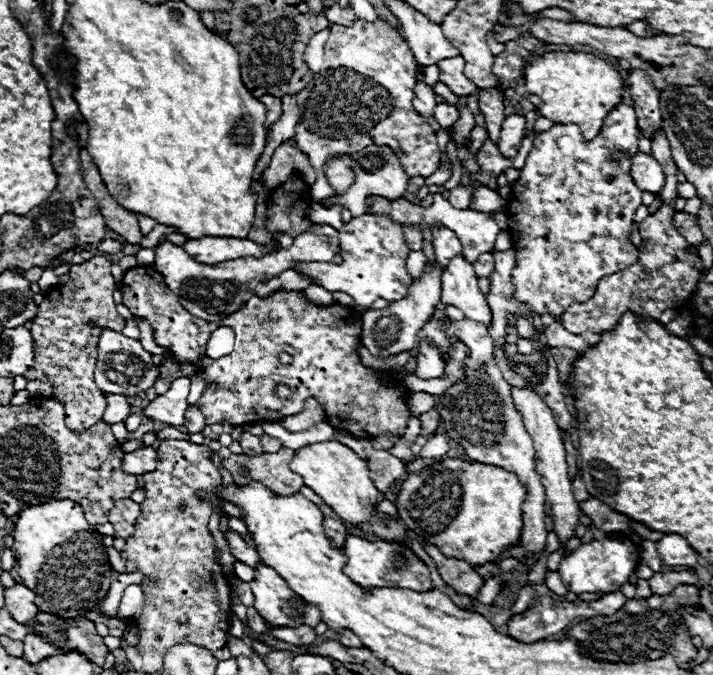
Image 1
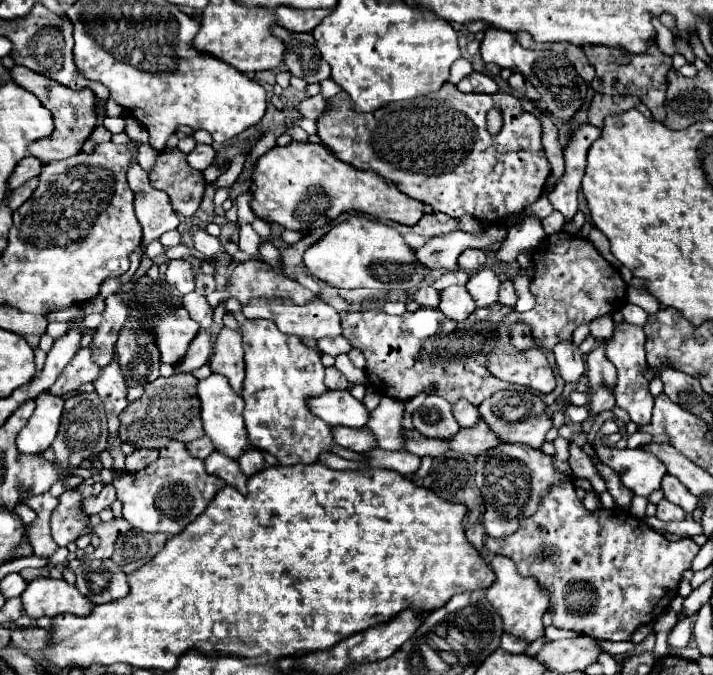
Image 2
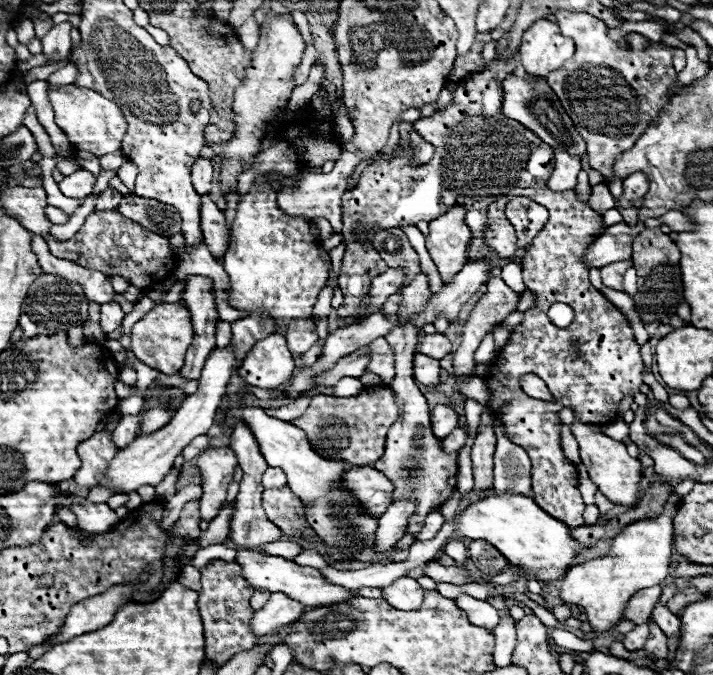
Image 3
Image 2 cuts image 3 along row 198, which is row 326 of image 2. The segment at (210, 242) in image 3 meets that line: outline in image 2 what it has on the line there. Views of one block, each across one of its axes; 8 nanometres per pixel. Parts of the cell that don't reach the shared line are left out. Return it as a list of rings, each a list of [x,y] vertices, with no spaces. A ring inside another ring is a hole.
[[[190,292],[184,296],[184,308],[188,310],[188,314],[192,316],[192,320],[196,320],[204,330],[208,330],[212,326],[212,308],[208,306],[206,298],[196,294],[196,292]]]

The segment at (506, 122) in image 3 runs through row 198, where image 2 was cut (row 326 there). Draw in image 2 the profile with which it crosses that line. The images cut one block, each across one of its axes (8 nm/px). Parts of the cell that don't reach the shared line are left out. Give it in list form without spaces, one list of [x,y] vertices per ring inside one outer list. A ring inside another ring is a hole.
[[[420,308],[416,312],[404,312],[400,316],[390,316],[384,310],[366,310],[366,312],[348,312],[341,319],[342,336],[358,348],[366,356],[366,376],[370,386],[378,394],[386,394],[396,400],[410,400],[418,396],[420,392],[428,392],[428,384],[436,384],[436,392],[444,396],[448,402],[456,402],[460,398],[466,398],[474,406],[478,406],[482,400],[492,396],[498,390],[508,390],[508,384],[496,380],[490,372],[484,368],[484,352],[490,348],[490,334],[460,334],[454,330],[452,334],[442,334],[440,326],[446,322],[446,316],[438,308]]]

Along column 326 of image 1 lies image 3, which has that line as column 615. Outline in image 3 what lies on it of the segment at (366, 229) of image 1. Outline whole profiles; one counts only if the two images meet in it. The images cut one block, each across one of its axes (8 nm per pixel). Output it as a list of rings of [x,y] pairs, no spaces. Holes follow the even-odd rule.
[[[614,262],[612,266],[604,266],[602,272],[602,282],[604,286],[608,288],[614,288],[614,290],[624,290],[622,282],[624,282],[624,272],[632,266],[632,262]]]

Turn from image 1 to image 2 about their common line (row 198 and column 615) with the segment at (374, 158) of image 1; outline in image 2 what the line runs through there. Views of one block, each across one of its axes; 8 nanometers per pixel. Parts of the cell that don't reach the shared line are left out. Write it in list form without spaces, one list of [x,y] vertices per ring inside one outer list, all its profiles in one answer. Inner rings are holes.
[[[622,322],[612,340],[606,344],[606,356],[608,360],[612,360],[612,364],[618,368],[618,384],[614,388],[614,396],[616,396],[616,404],[620,408],[624,408],[632,422],[636,422],[638,426],[646,426],[652,420],[652,406],[654,406],[654,398],[648,390],[648,380],[644,378],[644,370],[648,368],[646,362],[646,350],[644,350],[644,330],[640,326],[632,326],[628,322]]]

